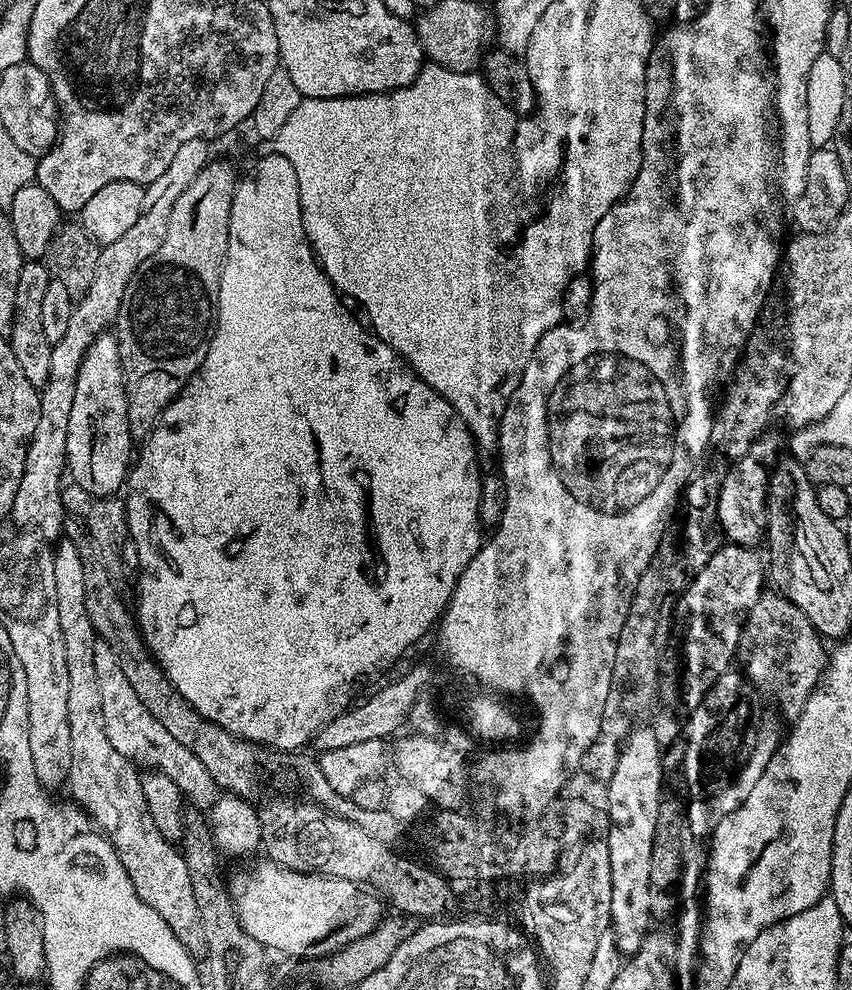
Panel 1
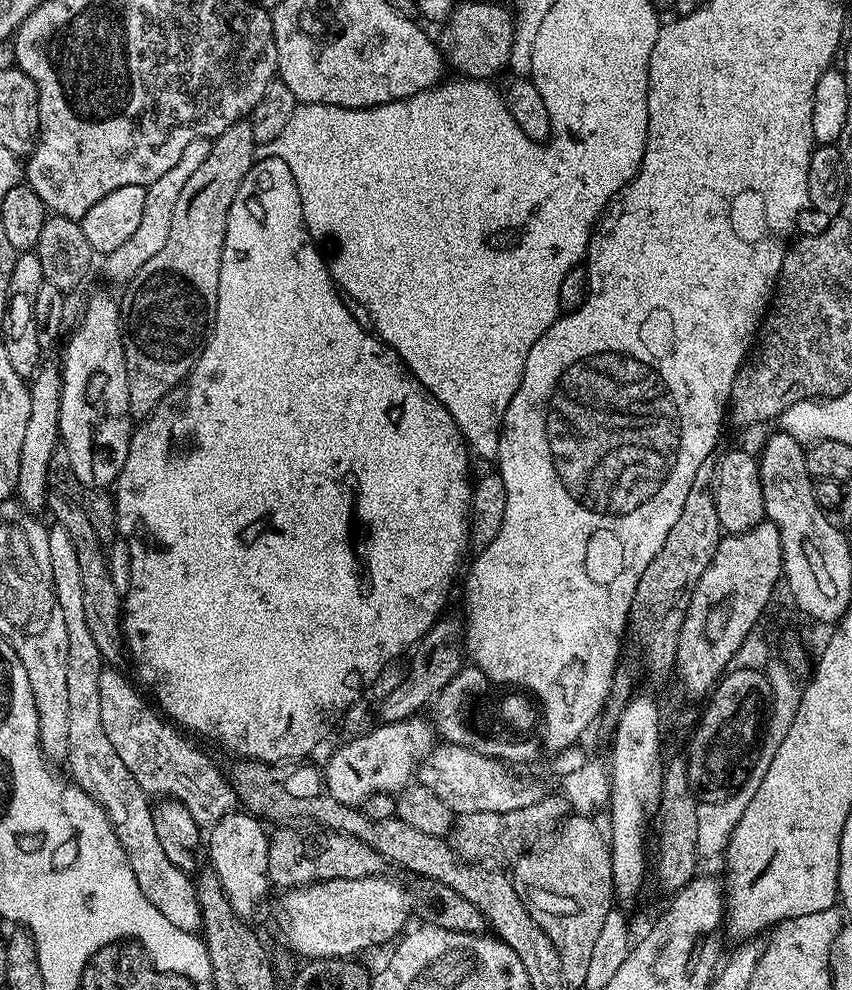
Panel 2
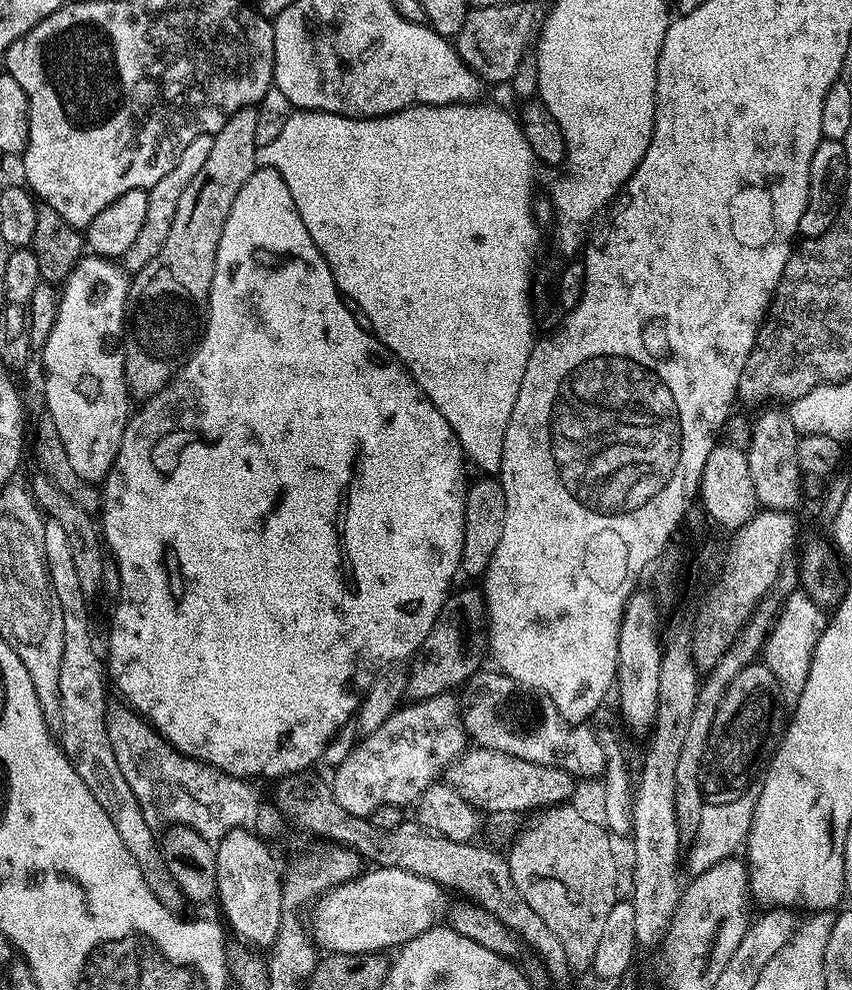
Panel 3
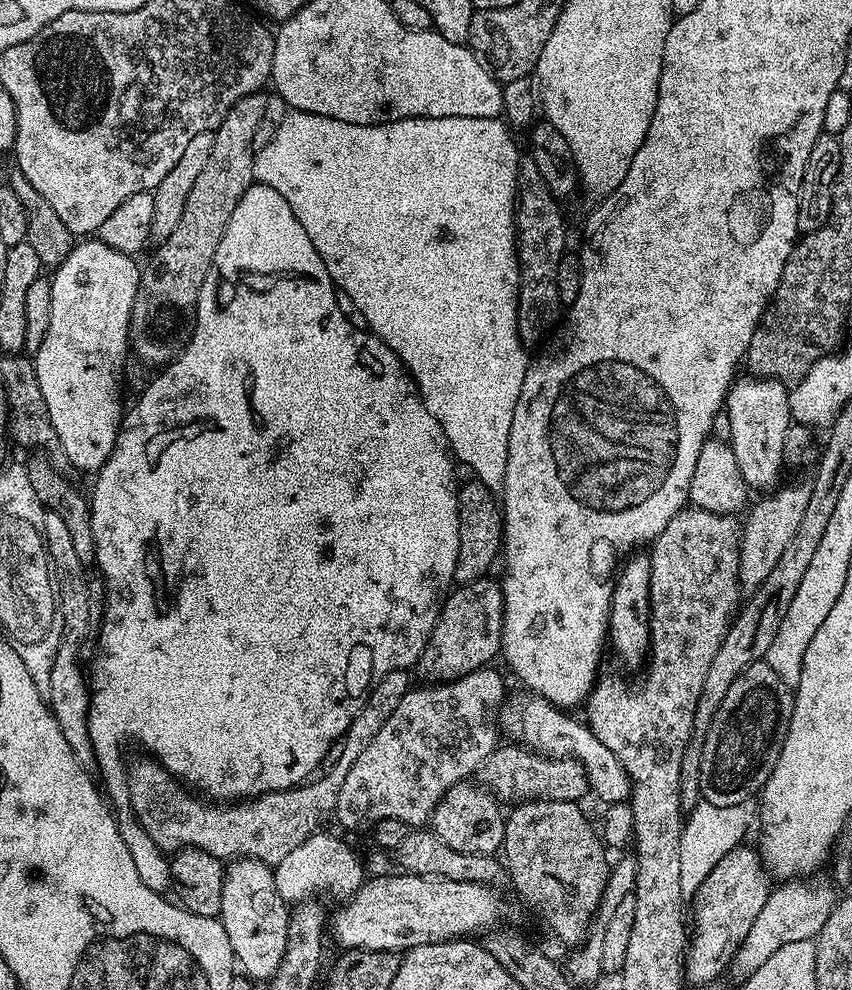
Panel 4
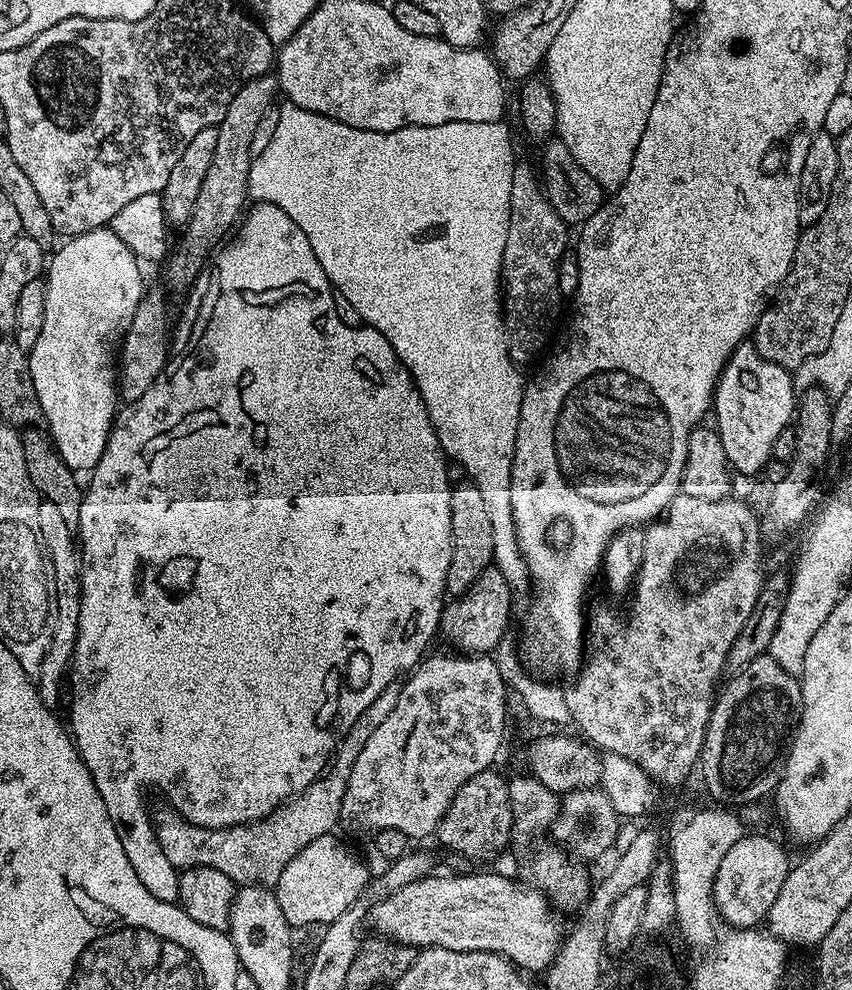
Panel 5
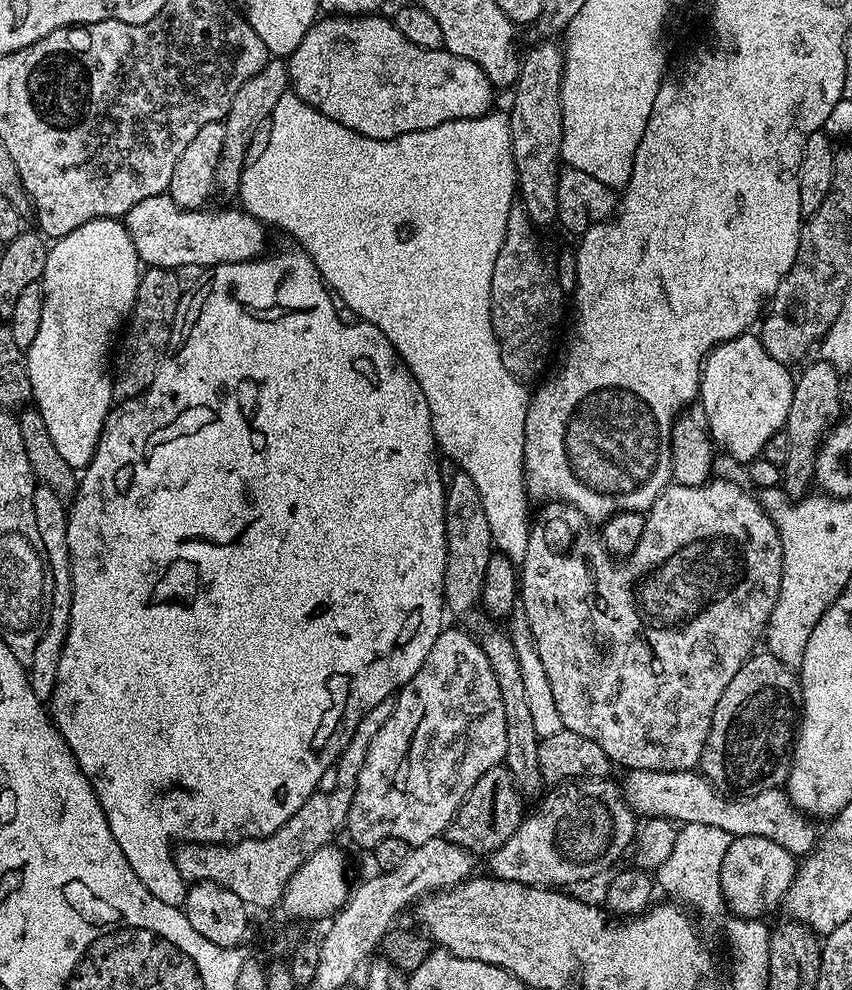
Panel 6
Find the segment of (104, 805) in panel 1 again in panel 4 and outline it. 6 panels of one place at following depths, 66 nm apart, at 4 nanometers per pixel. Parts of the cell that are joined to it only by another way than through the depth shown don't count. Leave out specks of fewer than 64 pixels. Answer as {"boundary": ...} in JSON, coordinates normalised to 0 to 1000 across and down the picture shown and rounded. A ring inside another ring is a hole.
{"boundary":[[[53,516],[49,535],[63,583],[66,613],[72,624],[70,652],[66,654],[63,671],[59,673],[59,701],[54,707],[68,729],[68,737],[73,737],[77,749],[82,749],[82,758],[87,758],[94,772],[103,774],[110,768],[103,740],[106,700],[100,676],[97,674],[94,676],[94,649],[103,638],[103,625],[108,622],[108,602],[103,599],[103,586],[99,583],[101,570],[92,564],[92,560],[87,560],[87,547],[82,544],[82,535],[73,528],[73,523],[68,523],[68,519]]]}

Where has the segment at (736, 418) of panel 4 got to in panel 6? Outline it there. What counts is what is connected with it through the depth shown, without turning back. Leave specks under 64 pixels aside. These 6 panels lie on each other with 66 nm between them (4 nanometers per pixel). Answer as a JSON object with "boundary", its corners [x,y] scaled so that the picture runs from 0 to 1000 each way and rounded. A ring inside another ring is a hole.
{"boundary":[[[883,333],[847,345],[829,361],[826,373],[822,376],[819,408],[826,411],[824,424],[842,454],[851,453],[862,464],[872,467],[883,466],[896,458],[899,445],[907,438],[917,436],[927,418],[932,380],[925,375],[926,369],[913,366],[913,362],[904,362],[899,349],[894,349],[891,338]]]}

